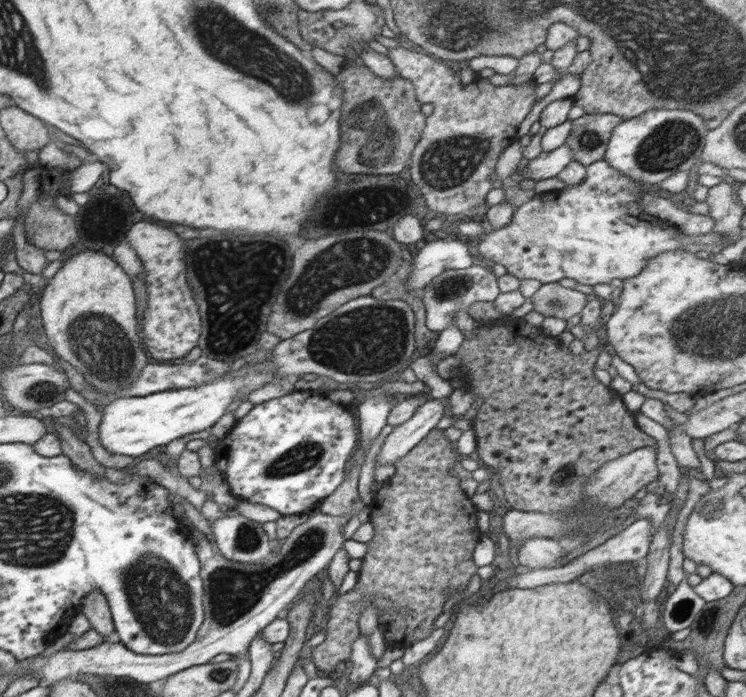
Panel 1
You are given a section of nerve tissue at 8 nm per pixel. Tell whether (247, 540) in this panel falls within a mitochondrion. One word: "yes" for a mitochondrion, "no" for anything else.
yes

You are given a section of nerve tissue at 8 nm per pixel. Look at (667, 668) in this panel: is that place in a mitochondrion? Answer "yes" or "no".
no

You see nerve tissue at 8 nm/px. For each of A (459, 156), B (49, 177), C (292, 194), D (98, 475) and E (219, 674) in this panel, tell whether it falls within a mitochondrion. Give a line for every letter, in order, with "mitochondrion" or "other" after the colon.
A: mitochondrion
B: other
C: other
D: other
E: mitochondrion

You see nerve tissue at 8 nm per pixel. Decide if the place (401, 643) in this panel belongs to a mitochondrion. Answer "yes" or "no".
no

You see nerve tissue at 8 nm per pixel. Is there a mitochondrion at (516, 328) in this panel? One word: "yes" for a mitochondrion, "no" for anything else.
no

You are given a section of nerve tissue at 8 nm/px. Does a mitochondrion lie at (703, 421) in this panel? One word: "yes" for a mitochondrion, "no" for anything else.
no

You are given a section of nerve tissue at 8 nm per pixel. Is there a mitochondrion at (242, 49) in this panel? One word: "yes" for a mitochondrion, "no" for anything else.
yes

